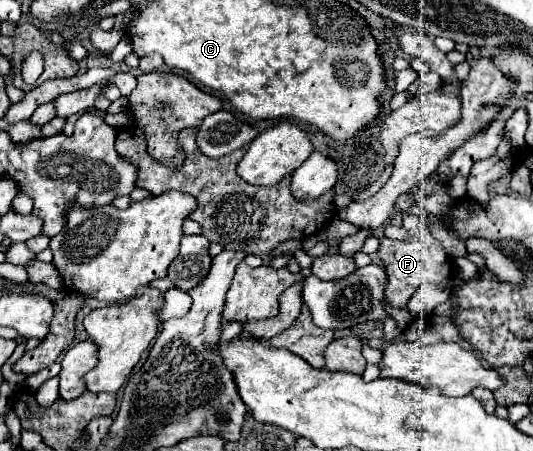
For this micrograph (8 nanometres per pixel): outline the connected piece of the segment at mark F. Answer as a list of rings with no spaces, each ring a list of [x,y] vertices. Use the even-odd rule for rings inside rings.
[[[413,236],[407,242],[397,242],[389,238],[381,238],[381,244],[377,248],[377,256],[381,258],[385,272],[389,276],[389,284],[385,288],[385,296],[391,302],[391,306],[407,308],[407,302],[413,298],[417,288],[427,282],[441,282],[451,276],[451,258],[441,248],[441,244],[433,238],[419,238]]]

